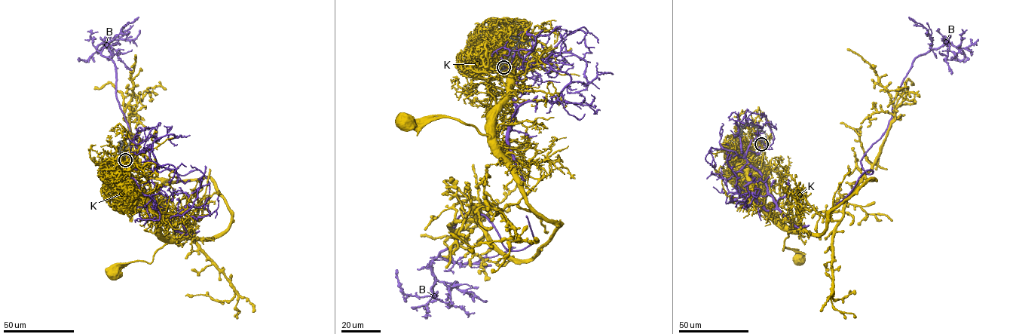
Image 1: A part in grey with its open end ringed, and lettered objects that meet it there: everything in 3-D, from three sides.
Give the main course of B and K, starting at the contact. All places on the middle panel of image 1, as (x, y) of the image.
B: (503, 68), (536, 64), (507, 92), (534, 241), (509, 250), (467, 212), (433, 294), (402, 292), (396, 269)
K: (503, 68), (496, 71), (493, 65), (507, 60), (509, 87), (491, 135), (447, 117), (423, 117), (405, 123)

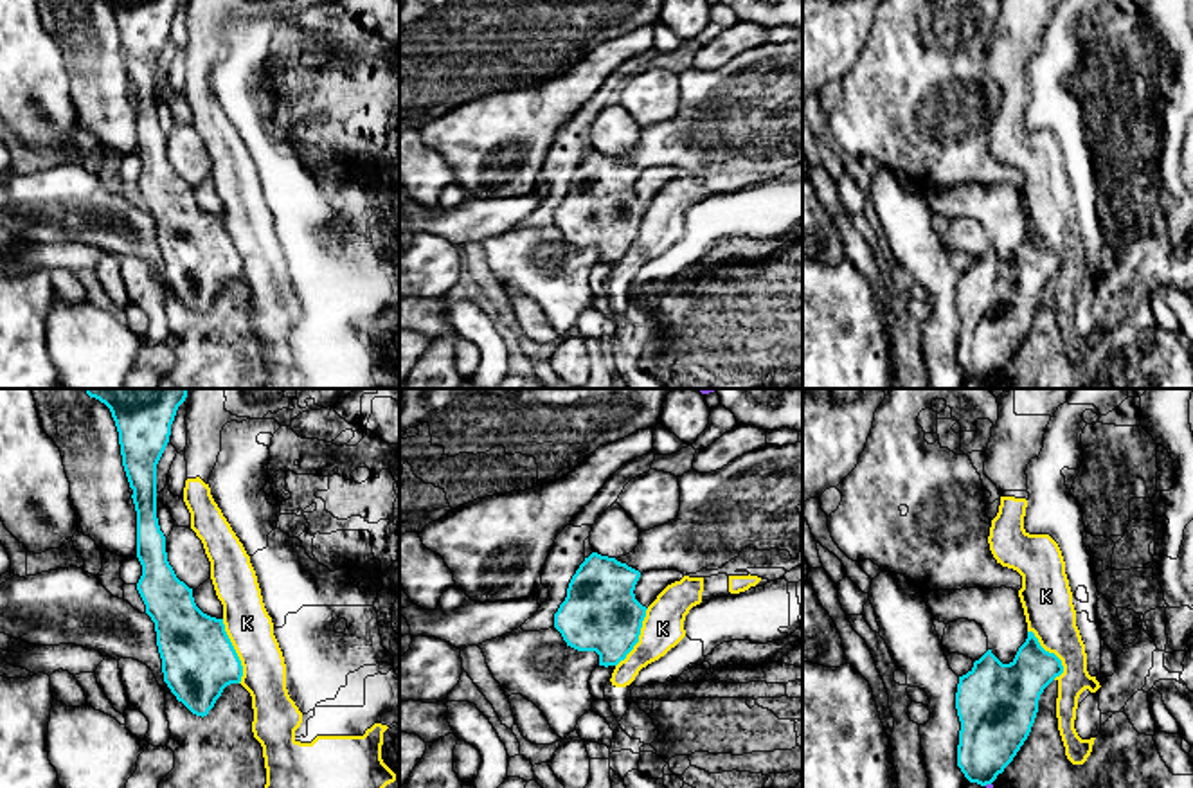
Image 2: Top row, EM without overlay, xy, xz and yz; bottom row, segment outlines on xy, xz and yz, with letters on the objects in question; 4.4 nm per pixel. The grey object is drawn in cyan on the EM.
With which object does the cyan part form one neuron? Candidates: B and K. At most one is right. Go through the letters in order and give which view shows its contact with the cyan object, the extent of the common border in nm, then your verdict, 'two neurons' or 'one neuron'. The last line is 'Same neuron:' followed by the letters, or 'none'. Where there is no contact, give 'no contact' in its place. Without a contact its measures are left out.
B: meets cyan in yz; contact 30 nm long; two neurons
K: meets cyan in xy; contact 300 nm long; two neurons
Same neuron: none

